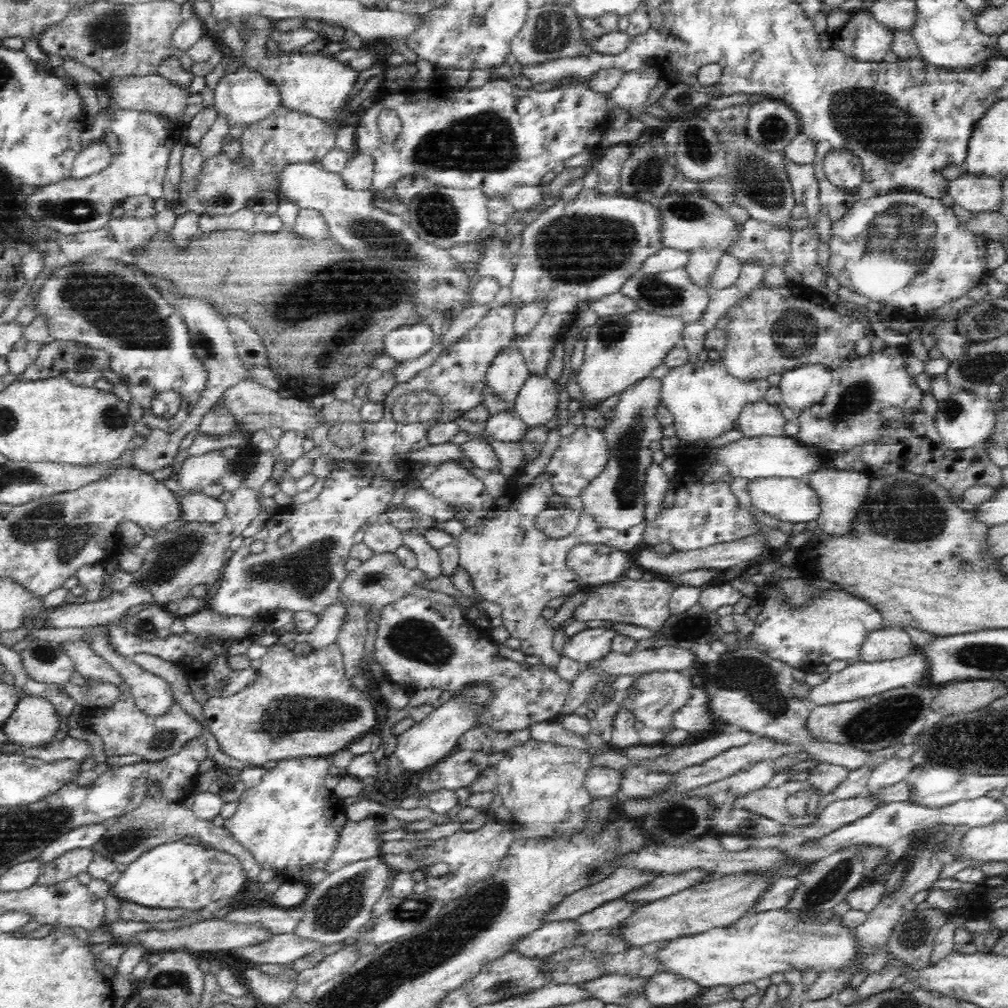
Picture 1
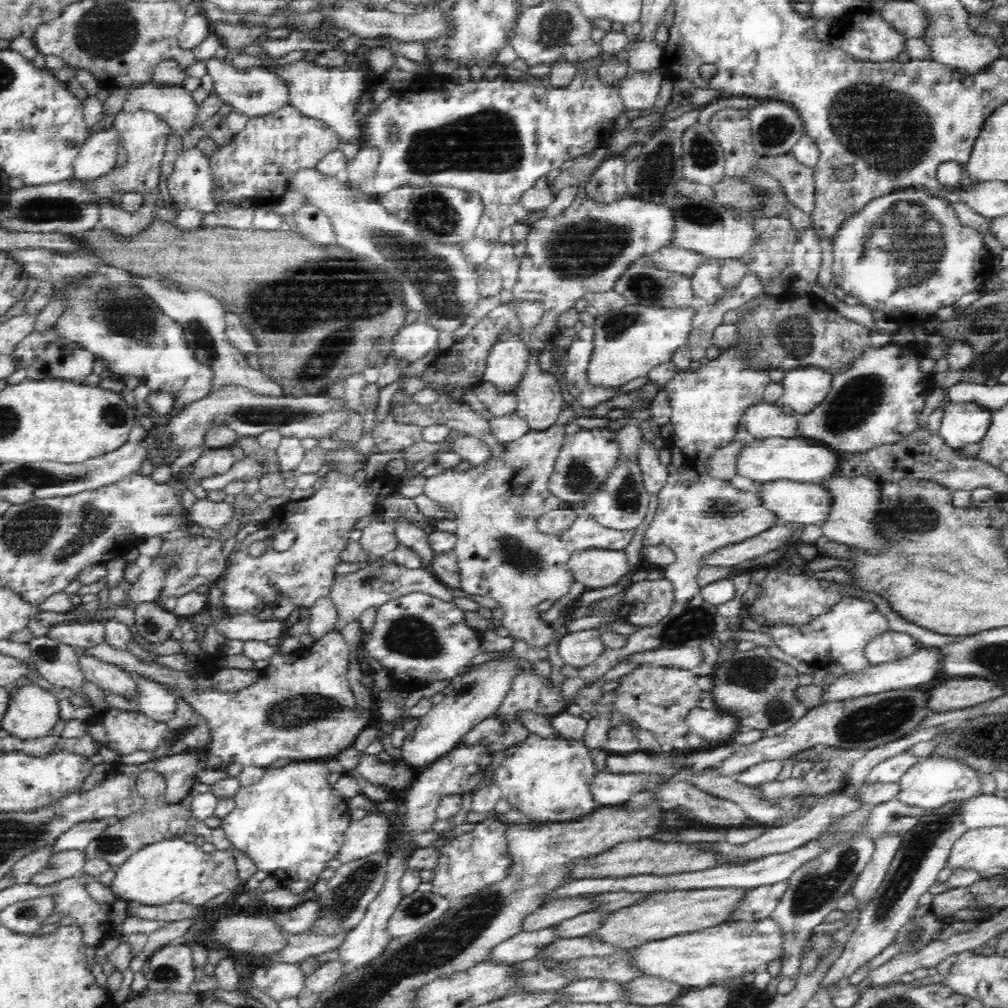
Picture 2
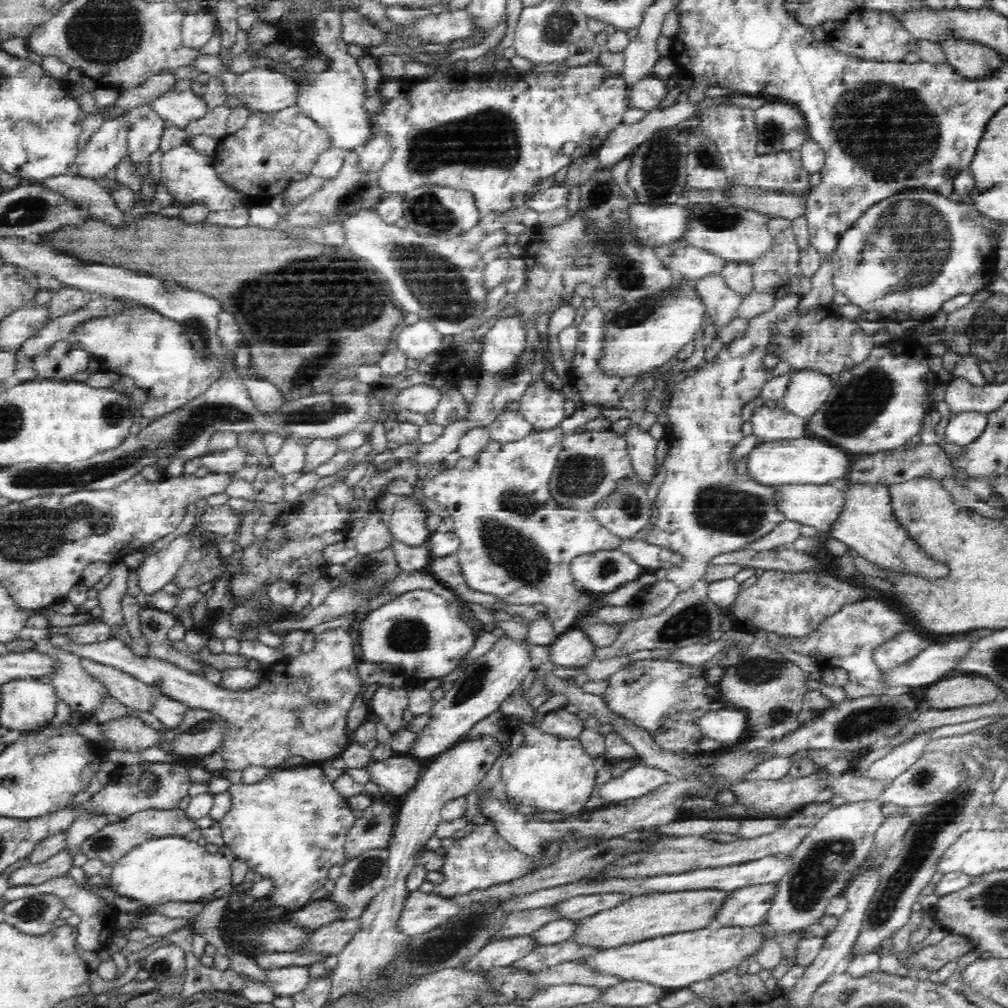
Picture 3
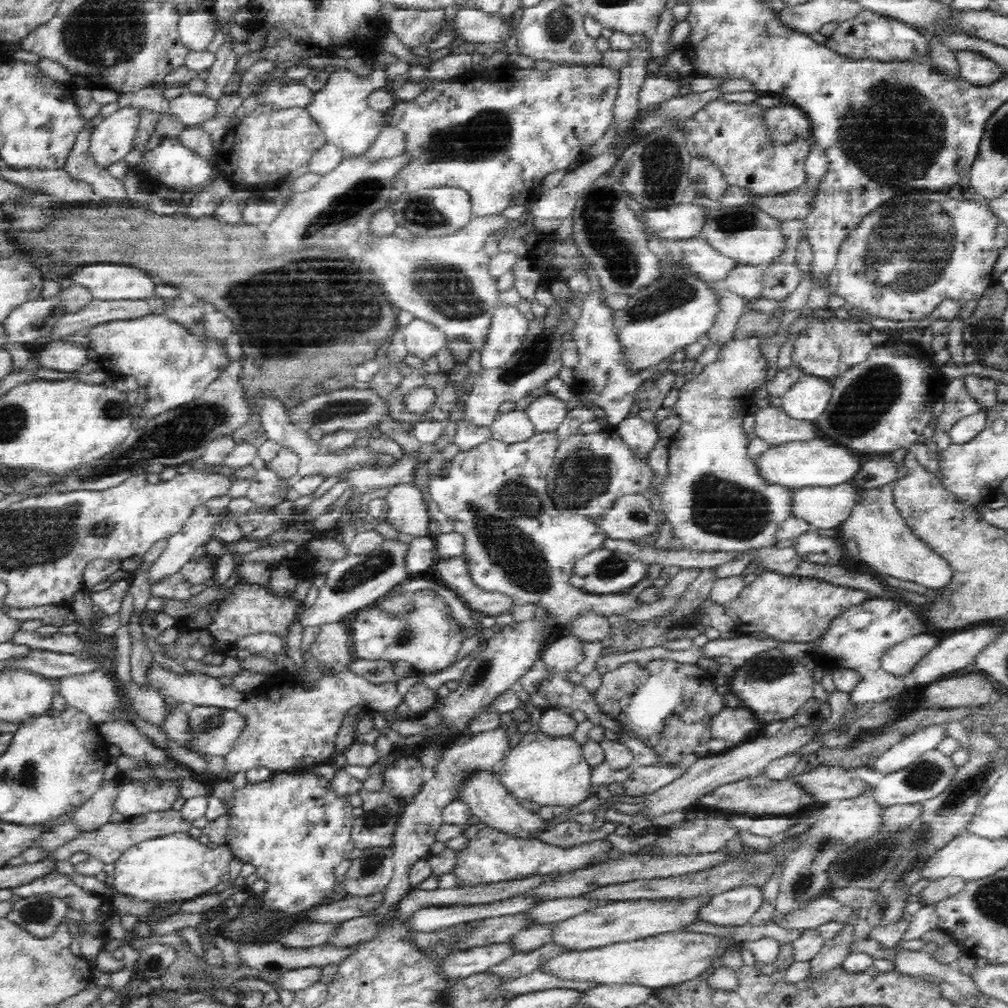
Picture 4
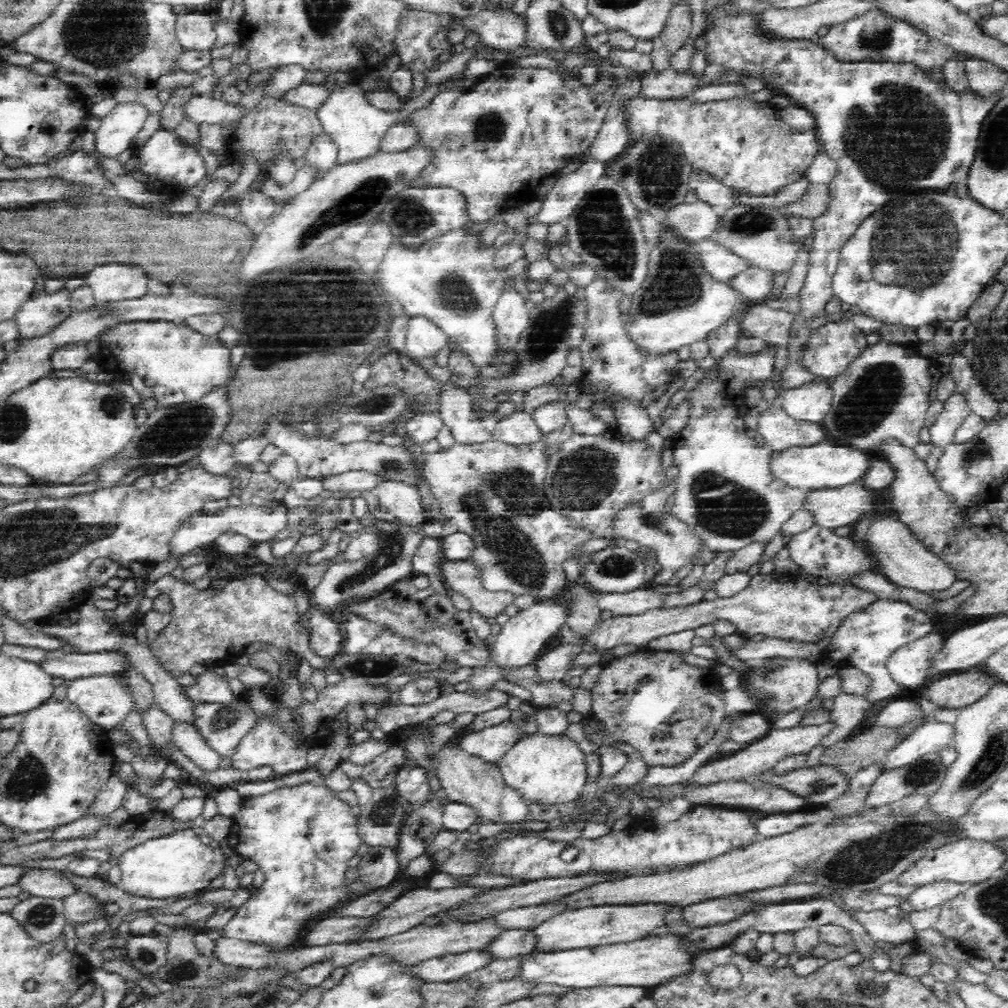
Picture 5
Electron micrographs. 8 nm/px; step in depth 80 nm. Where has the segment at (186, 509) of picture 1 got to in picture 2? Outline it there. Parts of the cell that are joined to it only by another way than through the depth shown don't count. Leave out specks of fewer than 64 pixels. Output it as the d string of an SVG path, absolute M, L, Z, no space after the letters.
M201 495L193 504L190 520L198 526L217 530L220 533L232 524L232 516L234 516L232 505L224 501L212 503Z

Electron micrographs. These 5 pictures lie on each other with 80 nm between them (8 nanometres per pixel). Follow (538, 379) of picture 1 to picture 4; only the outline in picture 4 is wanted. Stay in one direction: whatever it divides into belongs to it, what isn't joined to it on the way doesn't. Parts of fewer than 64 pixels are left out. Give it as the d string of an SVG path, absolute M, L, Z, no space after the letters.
M551 394L536 399L526 410L538 433L555 432L566 418L566 404Z

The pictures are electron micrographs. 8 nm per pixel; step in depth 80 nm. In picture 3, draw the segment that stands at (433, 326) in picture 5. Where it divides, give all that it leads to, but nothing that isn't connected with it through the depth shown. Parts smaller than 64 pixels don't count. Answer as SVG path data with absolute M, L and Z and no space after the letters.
M426 320L407 324L397 336L397 344L409 358L424 359L428 354L440 354L448 348L448 338Z

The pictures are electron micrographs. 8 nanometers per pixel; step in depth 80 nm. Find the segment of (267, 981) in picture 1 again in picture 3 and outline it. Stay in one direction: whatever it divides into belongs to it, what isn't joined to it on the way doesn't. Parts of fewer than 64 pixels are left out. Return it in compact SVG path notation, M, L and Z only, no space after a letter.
M294 966L294 968L276 968L266 972L271 988L278 995L289 996L294 992L307 988L313 978L313 973L306 966Z

